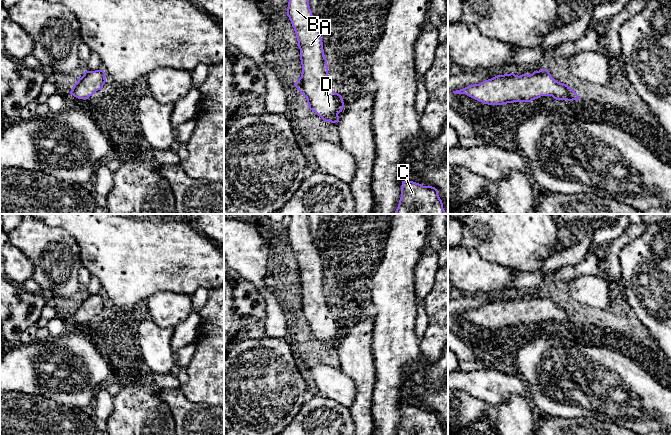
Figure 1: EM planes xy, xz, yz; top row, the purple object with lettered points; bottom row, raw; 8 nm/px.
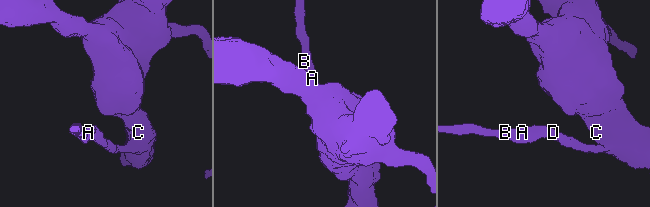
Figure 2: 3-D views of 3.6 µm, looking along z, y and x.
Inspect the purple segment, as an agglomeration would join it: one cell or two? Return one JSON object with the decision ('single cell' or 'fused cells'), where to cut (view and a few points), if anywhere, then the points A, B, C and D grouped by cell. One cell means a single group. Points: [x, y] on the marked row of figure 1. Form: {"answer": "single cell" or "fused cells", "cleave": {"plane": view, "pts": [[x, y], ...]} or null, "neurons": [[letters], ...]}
{"answer": "single cell", "cleave": null, "neurons": [["A", "B", "C", "D"]]}

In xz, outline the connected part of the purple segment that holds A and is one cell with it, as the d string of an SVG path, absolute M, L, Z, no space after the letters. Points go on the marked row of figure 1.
M289 0L287 16L297 37L302 65L301 77L295 82L295 87L307 99L310 110L325 122L338 123L344 102L328 84L327 59L309 0Z

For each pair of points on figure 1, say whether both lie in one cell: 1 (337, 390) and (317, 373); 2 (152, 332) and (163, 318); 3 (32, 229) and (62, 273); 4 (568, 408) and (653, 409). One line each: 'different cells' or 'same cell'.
1: same cell
2: different cells
3: same cell
4: same cell

